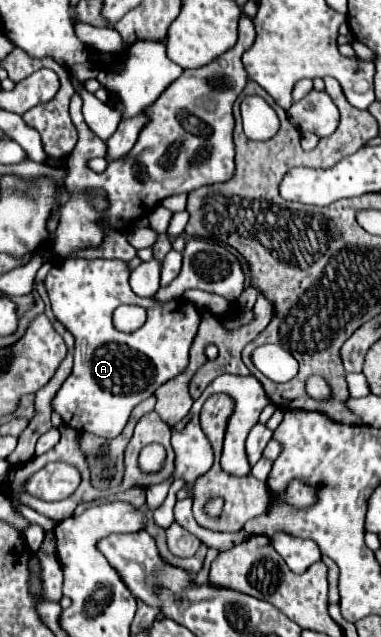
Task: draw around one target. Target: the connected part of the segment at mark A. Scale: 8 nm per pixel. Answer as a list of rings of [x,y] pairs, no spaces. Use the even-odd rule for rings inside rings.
[[[64,260],[64,262],[56,262],[44,280],[44,288],[50,296],[50,304],[52,304],[52,312],[56,320],[62,322],[64,328],[76,340],[74,368],[54,398],[54,410],[62,416],[66,426],[80,430],[80,432],[92,432],[104,438],[114,438],[122,434],[124,426],[130,420],[130,412],[142,400],[150,398],[160,384],[178,376],[186,368],[188,350],[190,350],[190,344],[196,336],[198,322],[200,322],[200,314],[196,306],[188,302],[186,298],[176,298],[166,304],[160,304],[154,298],[140,298],[130,290],[128,276],[130,272],[126,268],[126,262],[120,262],[120,260],[118,262],[116,260]],[[120,304],[144,306],[148,310],[146,324],[132,334],[118,332],[112,326],[112,312]],[[84,340],[88,342],[86,356],[82,356],[80,352]]]

